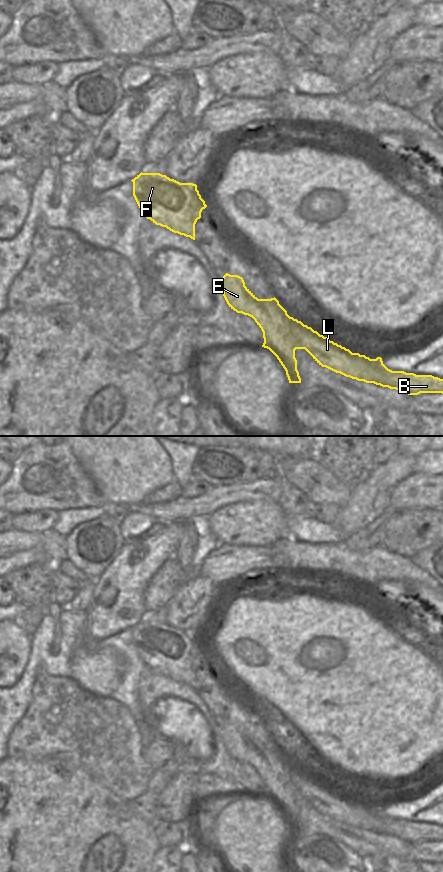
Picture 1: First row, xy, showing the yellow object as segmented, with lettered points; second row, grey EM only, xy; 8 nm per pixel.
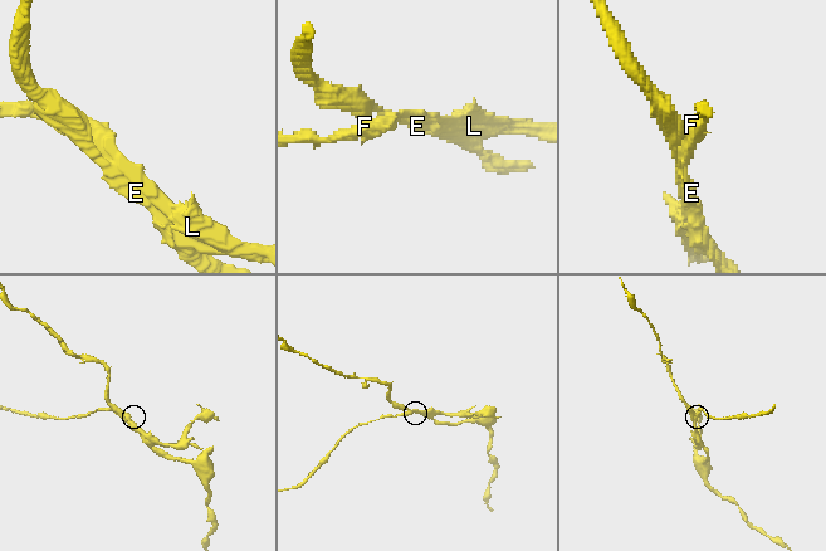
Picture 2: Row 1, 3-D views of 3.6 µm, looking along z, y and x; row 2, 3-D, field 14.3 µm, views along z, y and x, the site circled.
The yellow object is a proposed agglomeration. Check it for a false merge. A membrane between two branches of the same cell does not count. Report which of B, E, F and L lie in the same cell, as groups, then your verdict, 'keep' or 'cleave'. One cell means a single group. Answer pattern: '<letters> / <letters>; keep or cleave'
B F L / E; cleave

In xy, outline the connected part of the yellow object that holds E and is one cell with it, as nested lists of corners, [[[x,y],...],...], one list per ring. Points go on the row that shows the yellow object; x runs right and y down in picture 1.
[[[226,273],[221,280],[223,296],[231,309],[252,317],[263,332],[264,343],[262,347],[269,349],[279,360],[286,371],[289,383],[301,383],[295,358],[296,349],[305,349],[295,335],[291,332],[290,319],[287,311],[274,297],[271,299],[258,299],[246,286],[242,277]]]

